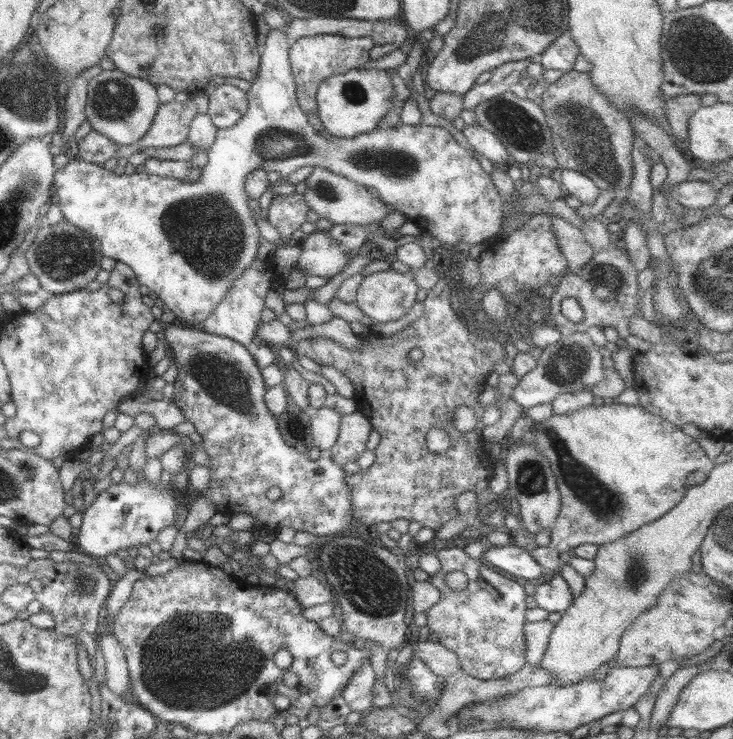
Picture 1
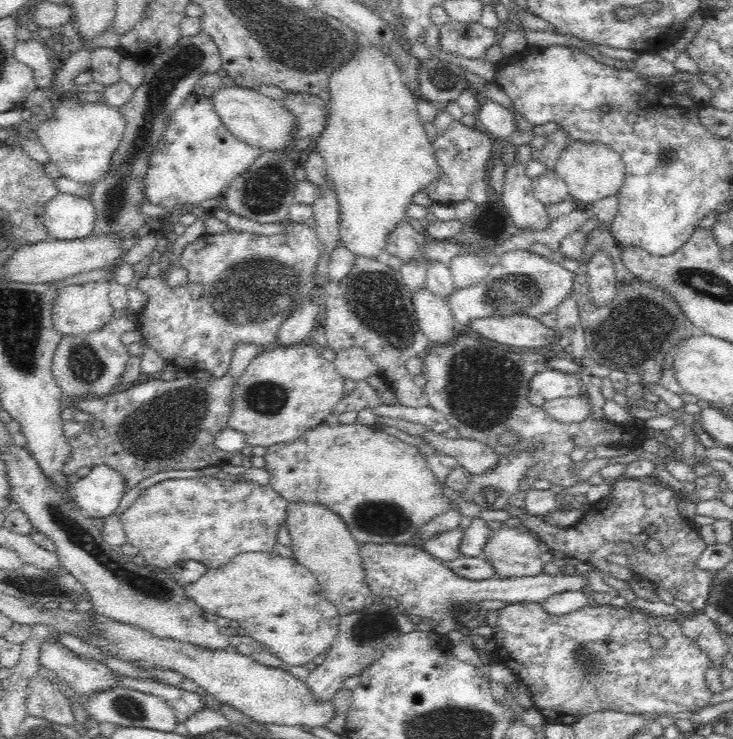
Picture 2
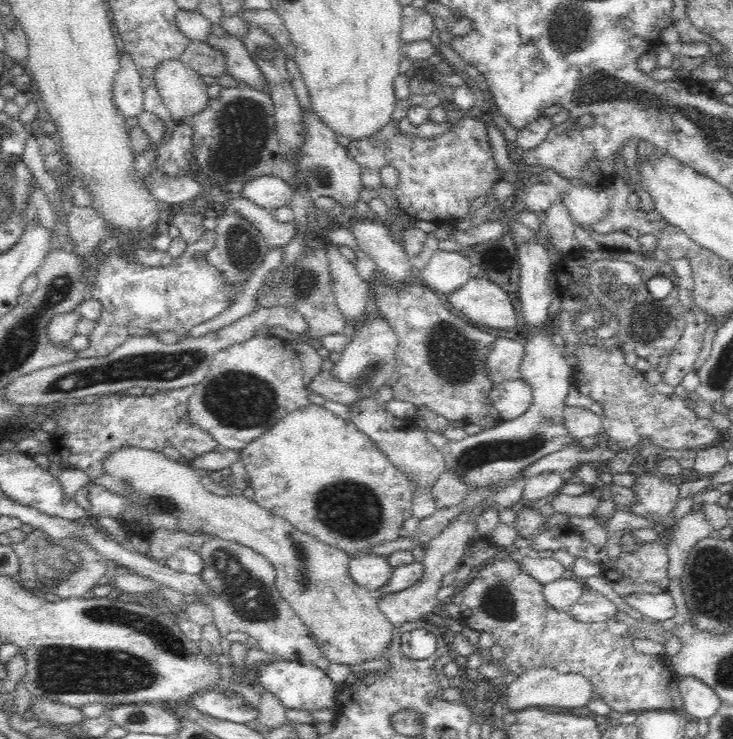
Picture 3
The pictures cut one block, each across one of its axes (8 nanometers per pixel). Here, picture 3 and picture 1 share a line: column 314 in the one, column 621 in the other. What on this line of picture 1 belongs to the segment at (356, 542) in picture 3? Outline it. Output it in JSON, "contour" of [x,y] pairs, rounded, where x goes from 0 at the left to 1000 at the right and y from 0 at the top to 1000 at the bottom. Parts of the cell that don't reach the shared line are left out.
{"contour":[[[834,547],[793,552],[729,572],[718,594],[746,620],[765,674],[765,690],[752,710],[750,742],[761,750],[795,736],[817,740],[891,706],[915,690],[941,658],[954,656],[974,633],[951,598],[913,571],[885,560],[872,549]]]}

